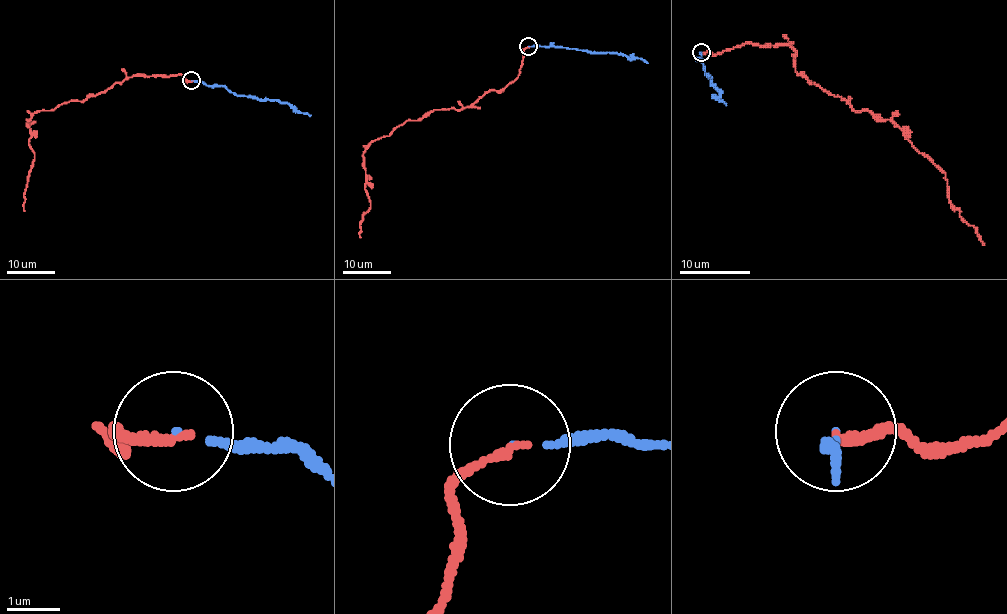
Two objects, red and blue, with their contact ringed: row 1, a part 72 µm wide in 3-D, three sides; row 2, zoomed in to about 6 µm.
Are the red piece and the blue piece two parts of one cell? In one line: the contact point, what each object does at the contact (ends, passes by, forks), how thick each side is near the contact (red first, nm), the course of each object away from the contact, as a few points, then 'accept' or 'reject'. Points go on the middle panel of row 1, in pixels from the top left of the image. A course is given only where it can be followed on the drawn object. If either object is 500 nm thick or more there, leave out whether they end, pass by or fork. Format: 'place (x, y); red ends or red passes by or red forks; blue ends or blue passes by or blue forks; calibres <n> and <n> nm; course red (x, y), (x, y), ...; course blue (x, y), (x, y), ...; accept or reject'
place (528, 46); red ends; blue ends; calibres 160 and 80 nm; course red (529, 46), (518, 76), (501, 89), (460, 109), (406, 120), (373, 140), (363, 154), (370, 208), (361, 237); course blue (529, 46), (616, 52), (630, 58), (642, 58), (648, 63); reject

